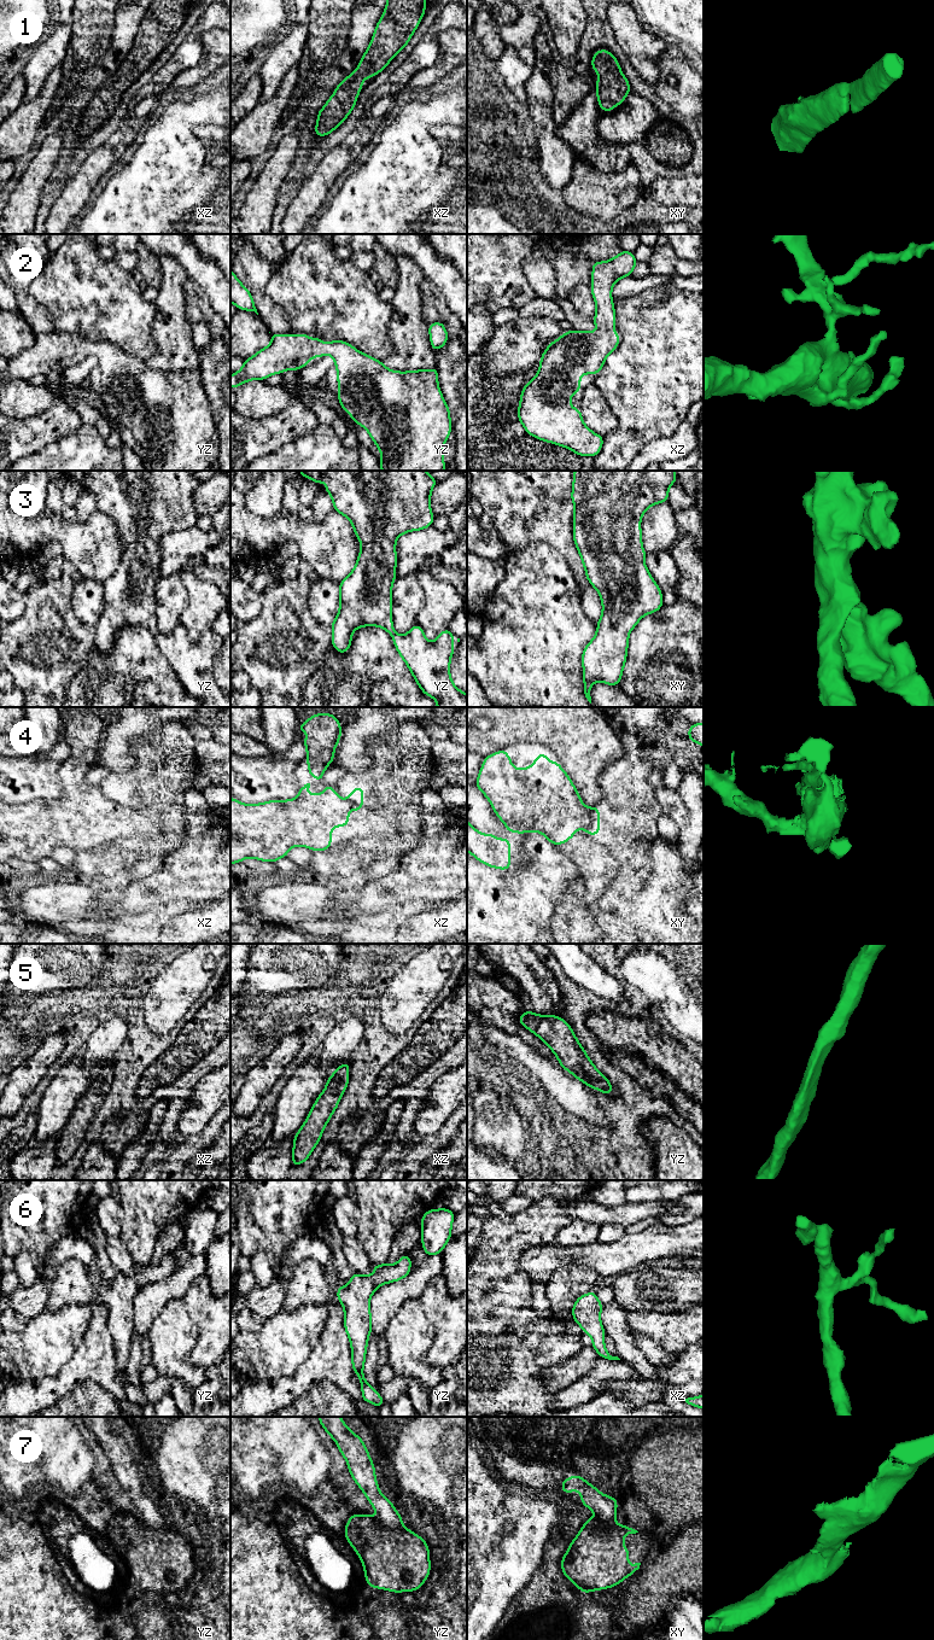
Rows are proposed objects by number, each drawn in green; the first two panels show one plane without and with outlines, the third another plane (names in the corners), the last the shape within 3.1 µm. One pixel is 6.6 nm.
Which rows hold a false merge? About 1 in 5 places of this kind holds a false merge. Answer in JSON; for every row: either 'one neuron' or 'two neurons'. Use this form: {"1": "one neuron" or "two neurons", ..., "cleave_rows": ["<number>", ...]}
{"1": "one neuron", "2": "one neuron", "3": "one neuron", "4": "two neurons", "5": "one neuron", "6": "one neuron", "7": "two neurons", "cleave_rows": ["4", "7"]}

